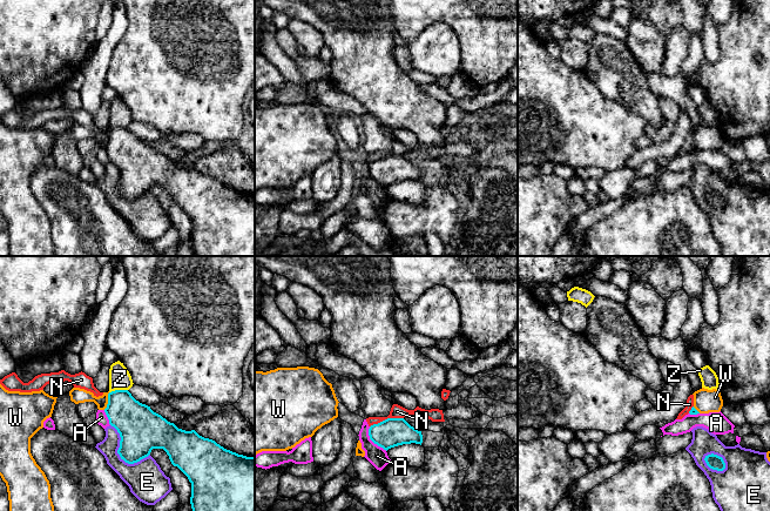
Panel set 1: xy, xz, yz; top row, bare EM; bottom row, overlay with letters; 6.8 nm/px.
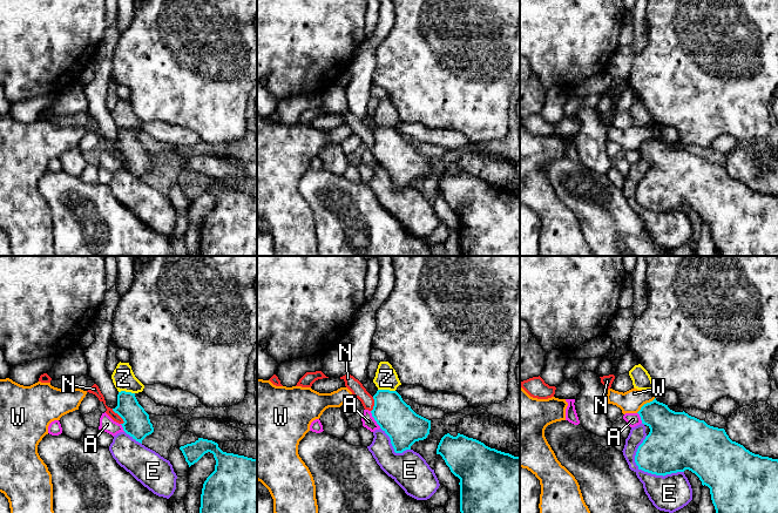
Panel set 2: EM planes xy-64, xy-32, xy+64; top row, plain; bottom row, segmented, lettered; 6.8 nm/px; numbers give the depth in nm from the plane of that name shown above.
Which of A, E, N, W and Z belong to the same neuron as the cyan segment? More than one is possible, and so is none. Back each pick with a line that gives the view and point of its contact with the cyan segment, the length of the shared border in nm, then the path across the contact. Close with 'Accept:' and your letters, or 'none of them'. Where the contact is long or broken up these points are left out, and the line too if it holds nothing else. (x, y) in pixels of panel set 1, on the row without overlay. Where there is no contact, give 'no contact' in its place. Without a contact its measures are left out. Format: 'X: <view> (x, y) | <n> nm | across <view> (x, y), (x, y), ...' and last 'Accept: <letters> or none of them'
Accept: none of them

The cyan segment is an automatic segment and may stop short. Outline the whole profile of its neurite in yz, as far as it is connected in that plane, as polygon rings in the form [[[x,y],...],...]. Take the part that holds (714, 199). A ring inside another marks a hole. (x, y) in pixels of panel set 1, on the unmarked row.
[[[708,191],[705,193],[704,197],[707,202],[712,207],[723,208],[725,206],[725,200],[723,195],[717,191]]]

